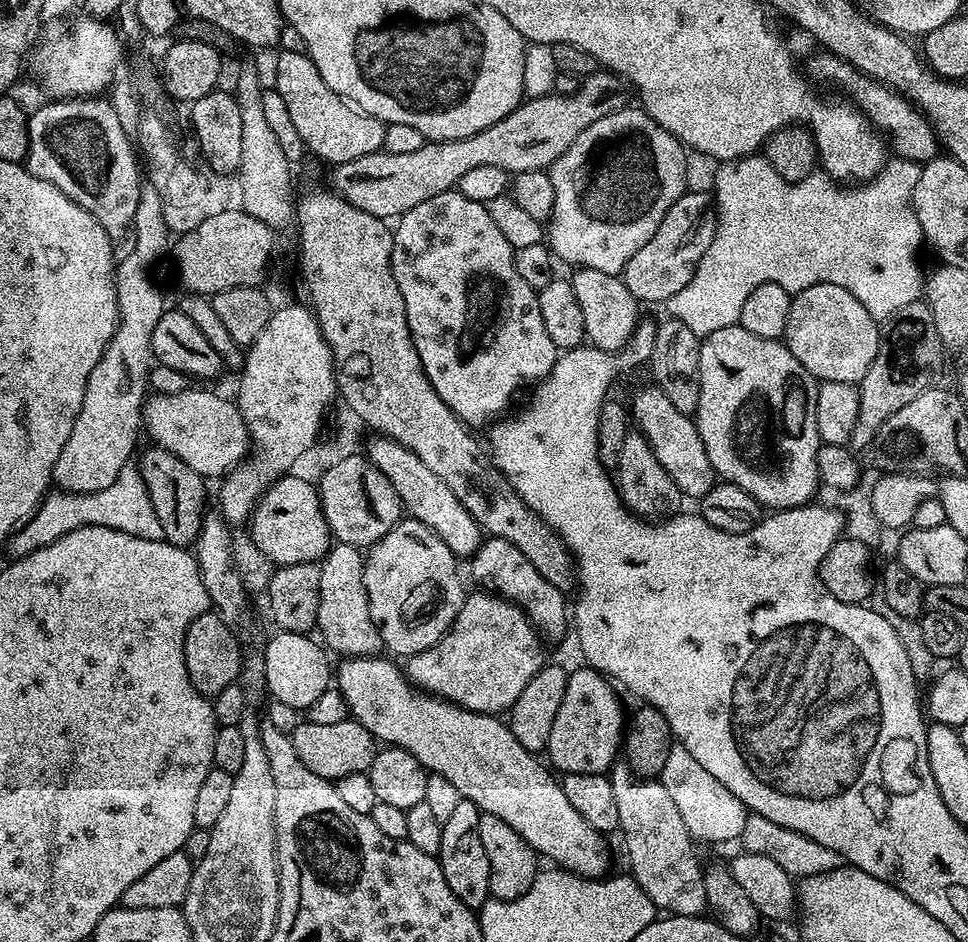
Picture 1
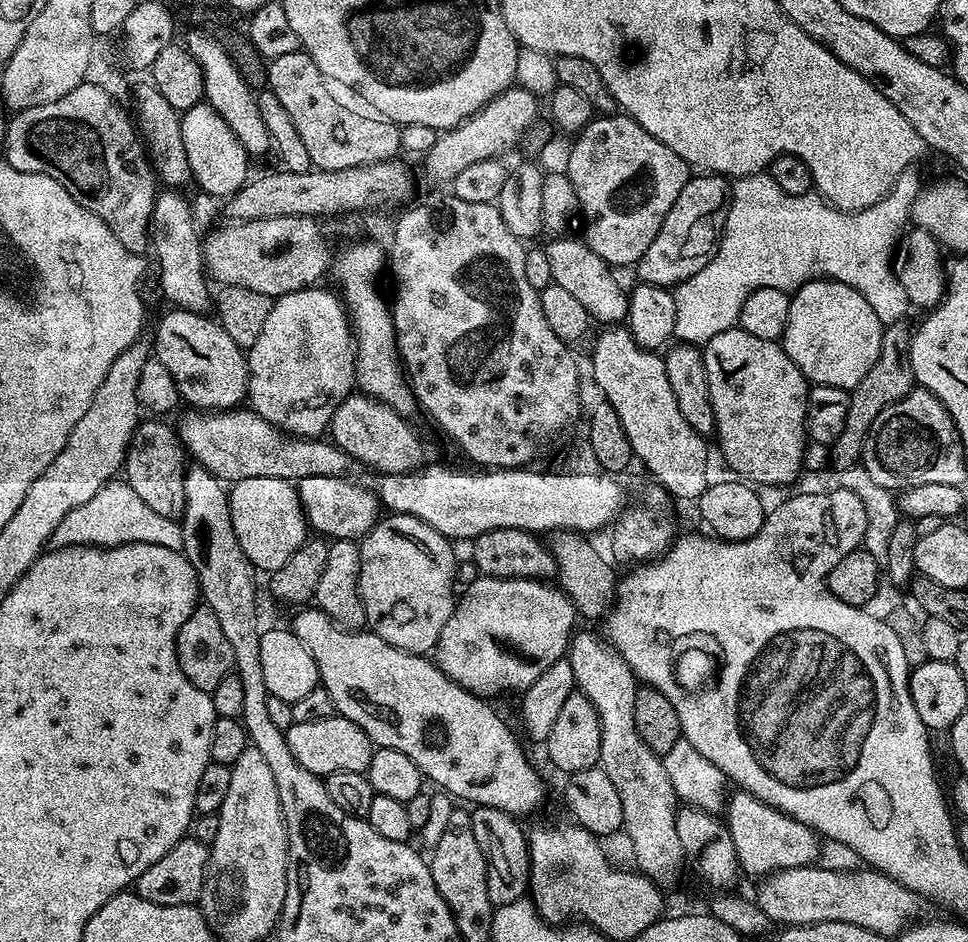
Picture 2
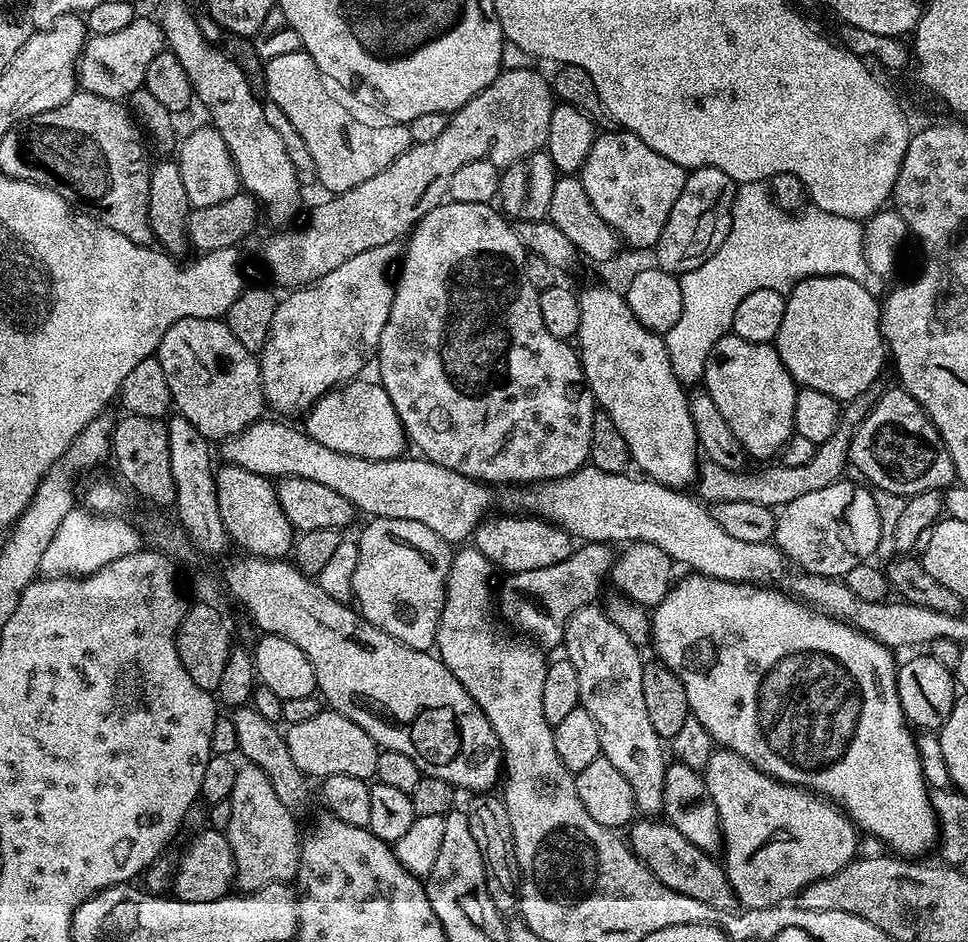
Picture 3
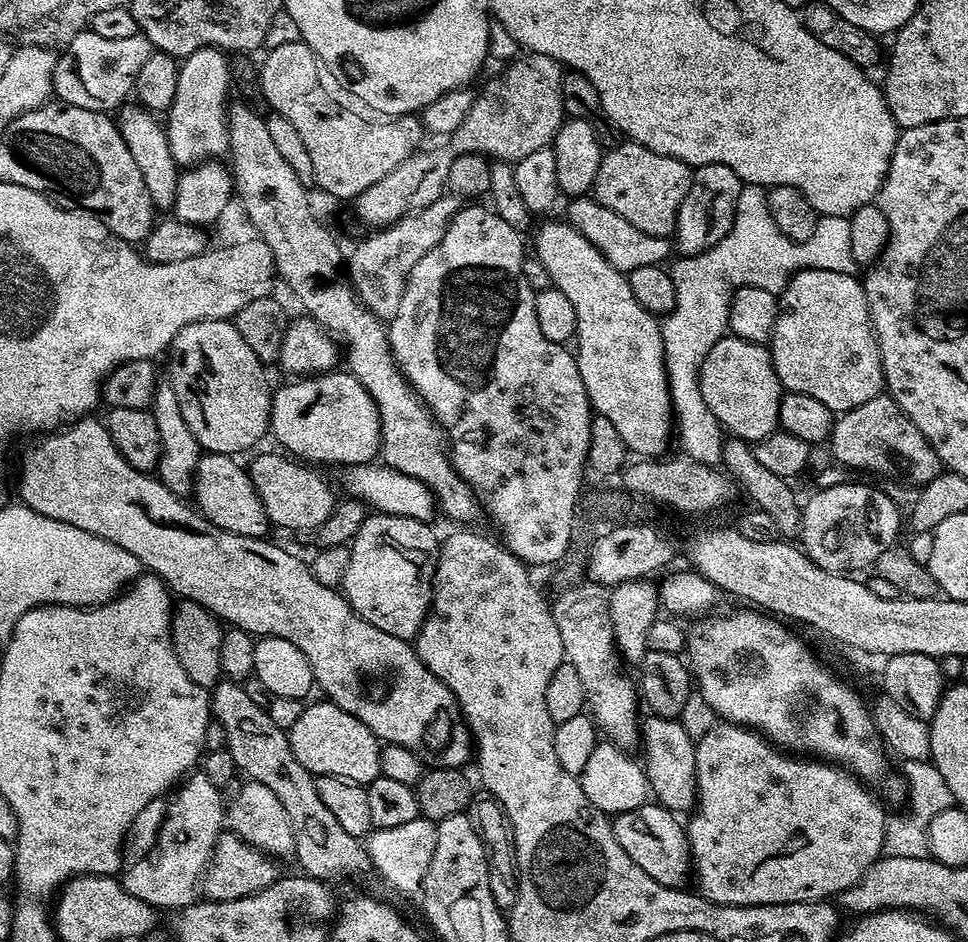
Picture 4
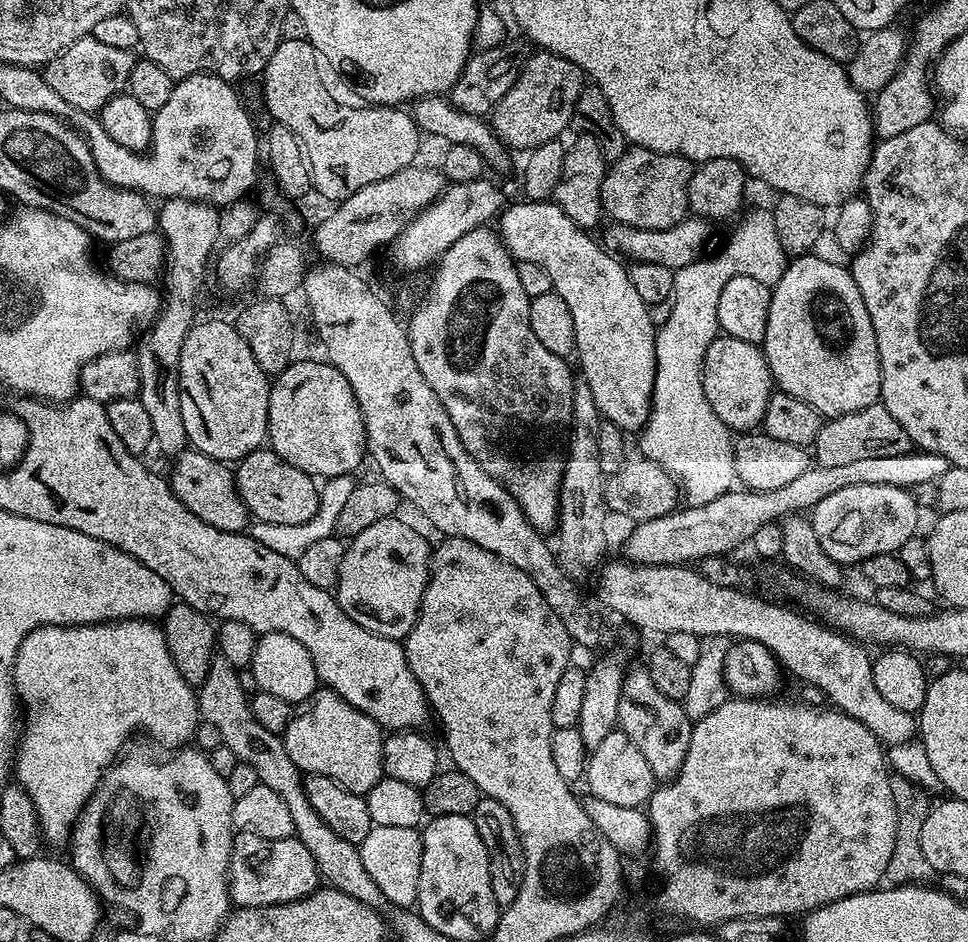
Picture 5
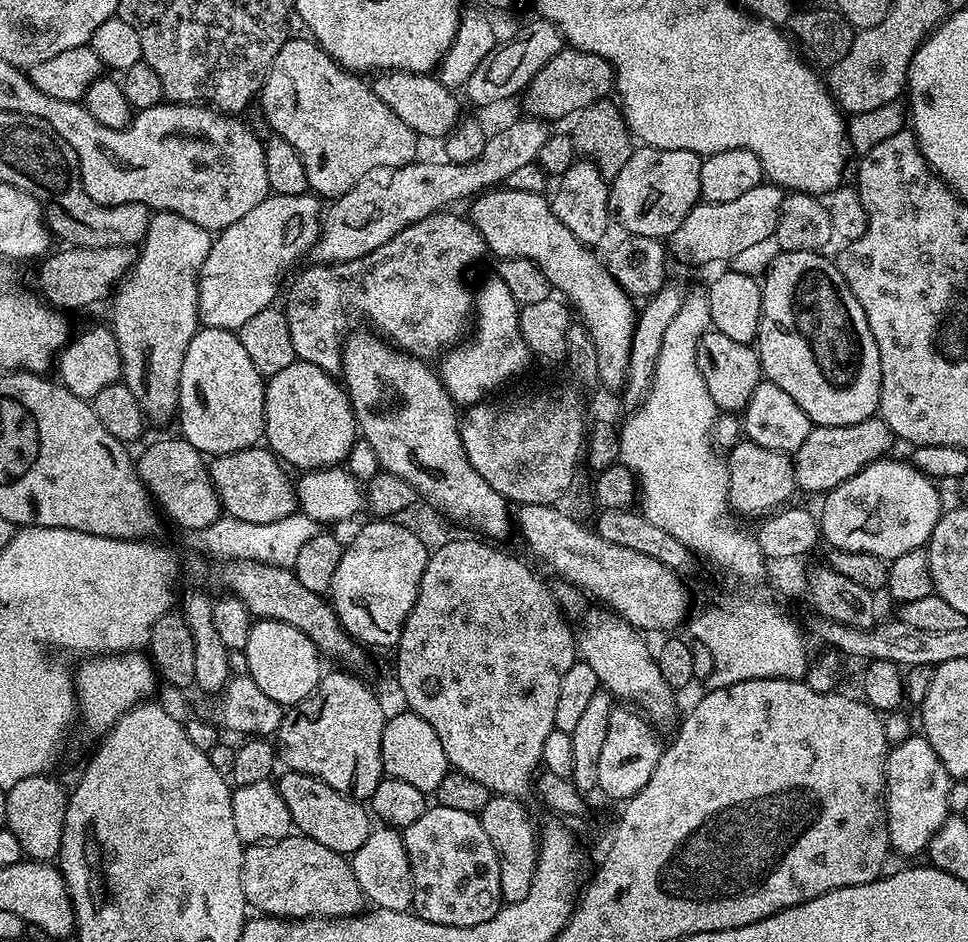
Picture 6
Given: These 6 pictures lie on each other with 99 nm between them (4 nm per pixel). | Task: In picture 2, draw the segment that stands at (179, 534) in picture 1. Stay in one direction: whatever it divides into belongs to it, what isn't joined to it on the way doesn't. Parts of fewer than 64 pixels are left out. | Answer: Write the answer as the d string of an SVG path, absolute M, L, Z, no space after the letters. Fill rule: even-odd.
M144 418L134 430L128 453L124 459L122 476L126 483L162 518L170 518L177 522L183 520L186 510L186 453L177 429L167 424L164 418ZM152 419L152 420L148 420Z

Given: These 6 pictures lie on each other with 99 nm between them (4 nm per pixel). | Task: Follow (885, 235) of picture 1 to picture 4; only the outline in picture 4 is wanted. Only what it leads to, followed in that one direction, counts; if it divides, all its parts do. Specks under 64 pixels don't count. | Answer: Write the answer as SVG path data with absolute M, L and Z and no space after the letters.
M749 184L741 187L738 194L738 206L736 217L730 226L728 233L719 240L710 250L706 250L697 256L680 256L676 265L671 265L670 271L674 282L674 294L676 305L674 310L663 317L660 333L664 339L664 361L666 362L666 374L668 375L668 389L672 399L672 414L674 417L674 432L678 437L678 444L682 447L683 455L694 458L703 464L713 466L721 463L720 455L724 449L725 433L720 424L710 414L706 402L702 402L702 390L700 389L700 371L702 362L706 362L706 354L714 350L714 342L718 342L728 332L728 307L732 301L732 294L737 288L744 286L758 286L762 290L770 290L777 294L783 293L795 272L801 272L807 268L818 270L834 270L847 276L857 271L858 265L850 246L850 224L842 216L820 216L816 222L814 234L805 244L794 242L774 226L774 218L770 218L768 198L765 189L759 184Z

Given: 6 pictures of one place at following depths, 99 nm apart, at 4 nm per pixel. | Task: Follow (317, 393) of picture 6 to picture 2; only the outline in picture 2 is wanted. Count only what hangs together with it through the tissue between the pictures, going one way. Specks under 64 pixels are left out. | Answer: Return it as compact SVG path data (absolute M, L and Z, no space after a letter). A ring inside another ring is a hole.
M350 394L334 410L330 425L330 440L353 461L369 464L376 474L385 476L407 476L425 463L424 448L420 436L407 424L399 412L375 400L372 396ZM424 460L424 461L423 461Z

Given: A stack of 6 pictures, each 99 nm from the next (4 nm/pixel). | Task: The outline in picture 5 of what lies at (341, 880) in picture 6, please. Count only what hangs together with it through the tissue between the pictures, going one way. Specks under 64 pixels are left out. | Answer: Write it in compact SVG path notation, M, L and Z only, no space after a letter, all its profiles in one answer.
M237 831L232 837L232 857L228 863L228 898L236 908L253 908L254 906L274 906L301 900L321 887L322 877L314 862L314 854L302 846L295 835L287 836L285 840L262 838L253 832Z

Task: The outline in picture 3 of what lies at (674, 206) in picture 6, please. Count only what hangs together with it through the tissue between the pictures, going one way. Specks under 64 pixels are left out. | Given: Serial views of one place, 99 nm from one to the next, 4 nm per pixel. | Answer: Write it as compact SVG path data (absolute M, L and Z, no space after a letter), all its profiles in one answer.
M601 131L597 135L578 175L586 190L586 198L594 202L594 210L602 214L602 218L616 231L621 241L627 247L629 244L632 248L652 250L662 234L662 226L666 226L666 218L670 218L670 210L674 210L674 202L678 202L678 194L682 194L688 172L678 166L678 162L670 162L670 158L658 154L658 150L650 150L650 146L646 146L646 142L642 142L642 138L638 138L633 132L615 131Z

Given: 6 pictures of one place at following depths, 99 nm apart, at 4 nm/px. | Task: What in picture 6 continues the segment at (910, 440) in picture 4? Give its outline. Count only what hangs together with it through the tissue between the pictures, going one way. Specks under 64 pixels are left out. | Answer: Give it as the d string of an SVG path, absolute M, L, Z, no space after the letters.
M879 415L862 422L854 422L854 426L813 426L810 434L806 434L806 442L798 446L792 456L796 487L803 492L820 492L827 494L834 491L842 482L846 482L854 474L858 474L867 464L885 459L892 448L894 437L890 426Z

